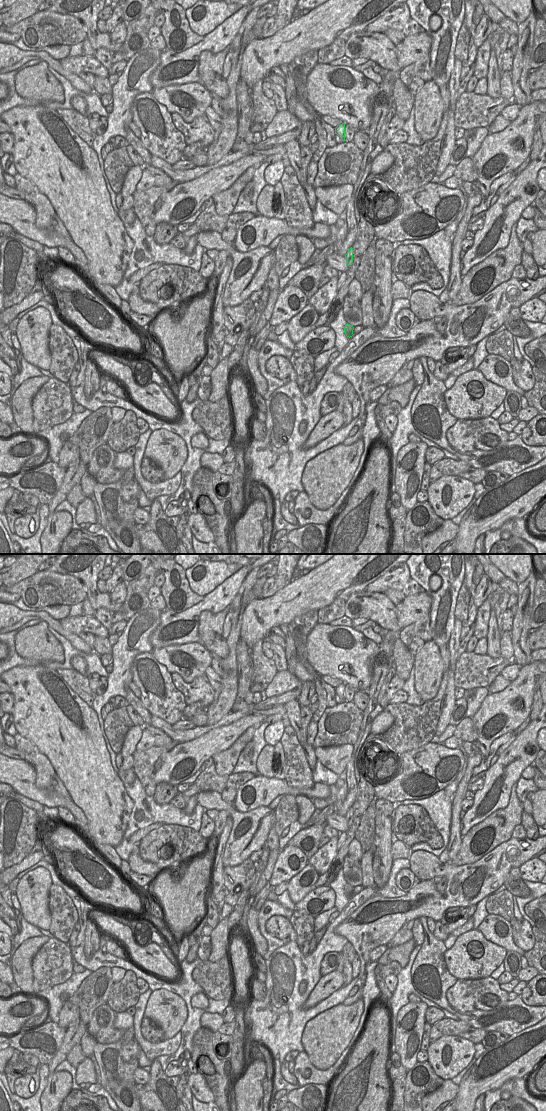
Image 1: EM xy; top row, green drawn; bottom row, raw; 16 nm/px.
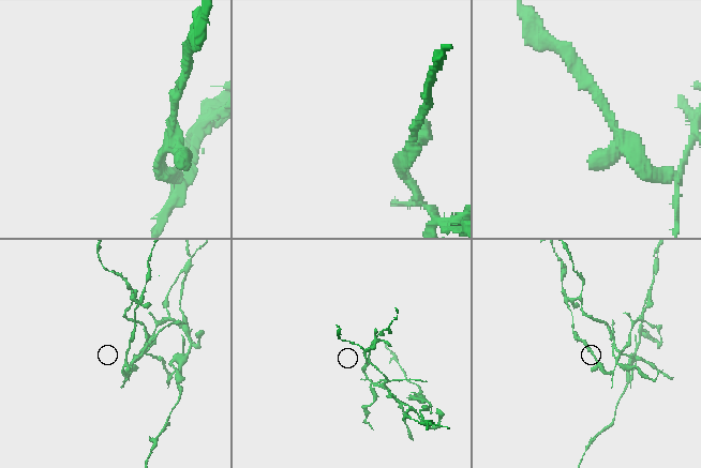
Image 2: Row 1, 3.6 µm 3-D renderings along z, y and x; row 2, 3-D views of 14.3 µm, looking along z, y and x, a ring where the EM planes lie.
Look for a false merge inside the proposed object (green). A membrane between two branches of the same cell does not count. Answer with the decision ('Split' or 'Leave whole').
Split

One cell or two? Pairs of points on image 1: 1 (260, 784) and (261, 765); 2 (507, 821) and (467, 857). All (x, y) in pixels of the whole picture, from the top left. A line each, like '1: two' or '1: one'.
1: two
2: one

